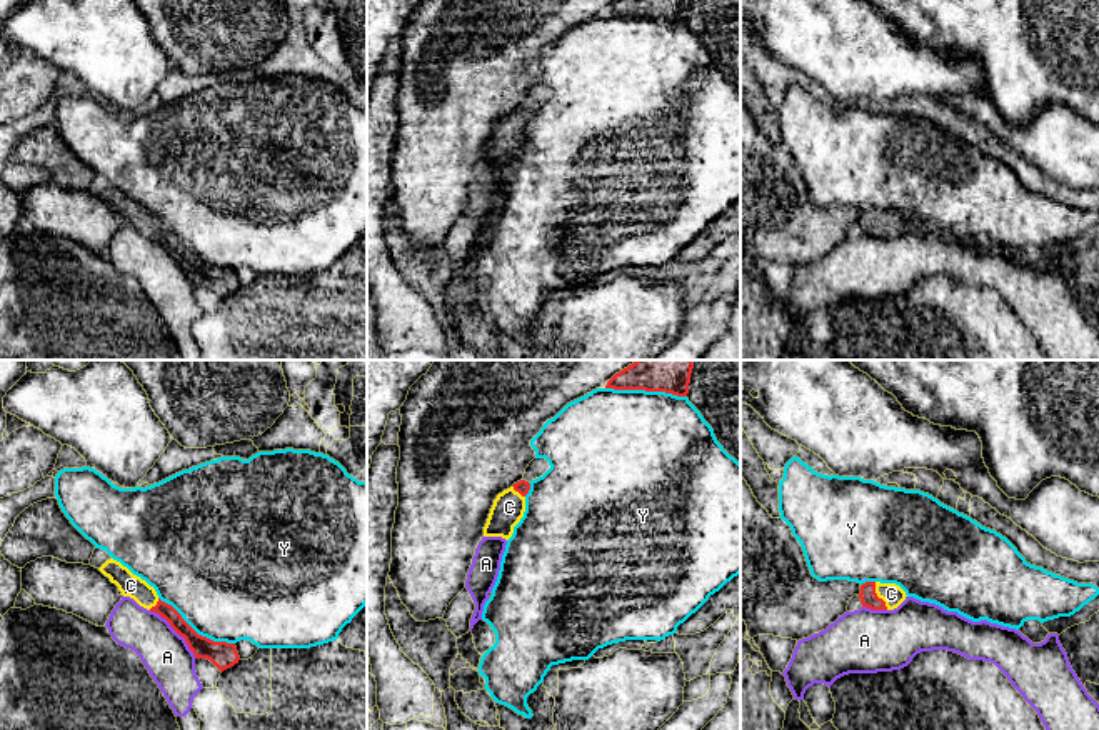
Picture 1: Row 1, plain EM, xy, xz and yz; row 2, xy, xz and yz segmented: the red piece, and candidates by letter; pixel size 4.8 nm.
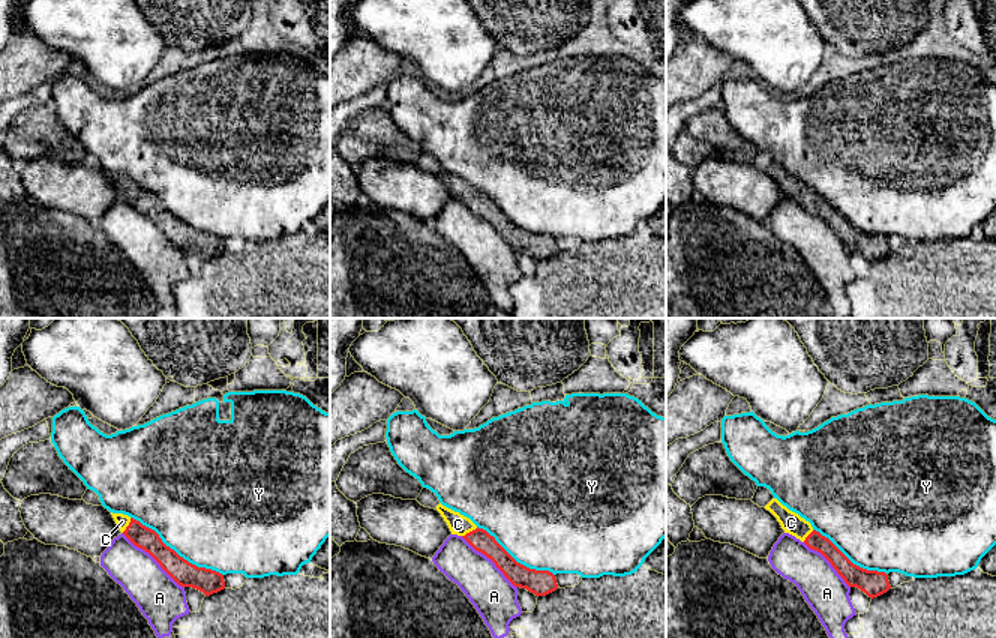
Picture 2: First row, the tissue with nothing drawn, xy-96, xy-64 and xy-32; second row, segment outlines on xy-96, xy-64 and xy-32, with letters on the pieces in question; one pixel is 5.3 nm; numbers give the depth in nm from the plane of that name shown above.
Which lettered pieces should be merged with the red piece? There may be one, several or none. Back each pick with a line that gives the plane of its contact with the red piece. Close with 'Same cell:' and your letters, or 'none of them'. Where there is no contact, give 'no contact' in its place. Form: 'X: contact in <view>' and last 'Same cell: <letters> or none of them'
C: contact in yz
Same cell: C

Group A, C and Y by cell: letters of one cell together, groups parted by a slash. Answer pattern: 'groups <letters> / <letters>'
groups A / C / Y

